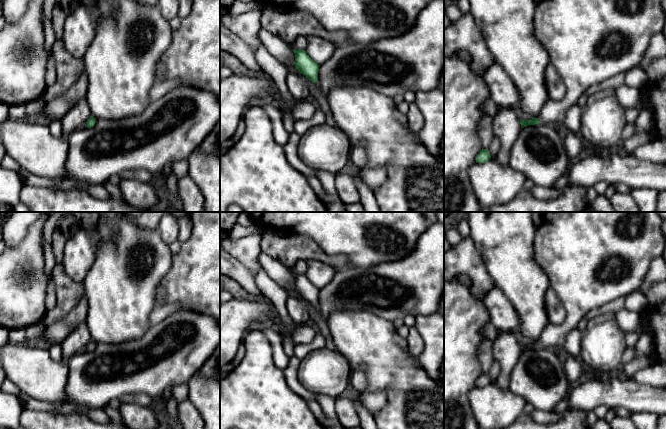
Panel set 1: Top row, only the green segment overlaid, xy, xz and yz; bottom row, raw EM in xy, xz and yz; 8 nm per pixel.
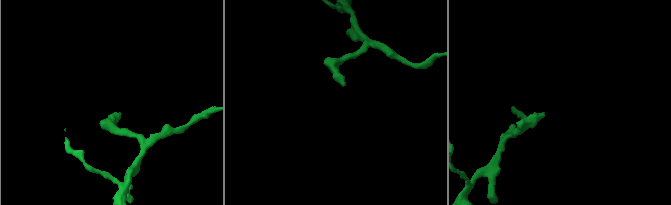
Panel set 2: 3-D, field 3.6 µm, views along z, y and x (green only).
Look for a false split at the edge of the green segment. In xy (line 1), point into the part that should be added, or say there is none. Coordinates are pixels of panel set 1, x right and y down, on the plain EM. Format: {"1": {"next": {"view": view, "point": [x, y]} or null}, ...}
{"1": {"next": null}}

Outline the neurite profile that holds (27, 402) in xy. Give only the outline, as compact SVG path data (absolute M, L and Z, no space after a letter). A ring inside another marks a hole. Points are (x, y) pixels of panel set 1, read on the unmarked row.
M24 393L19 395L19 401L24 409L46 411L46 412L57 412L61 415L74 414L74 413L85 413L87 414L91 408L85 406L77 406L73 403L50 403L34 399Z

